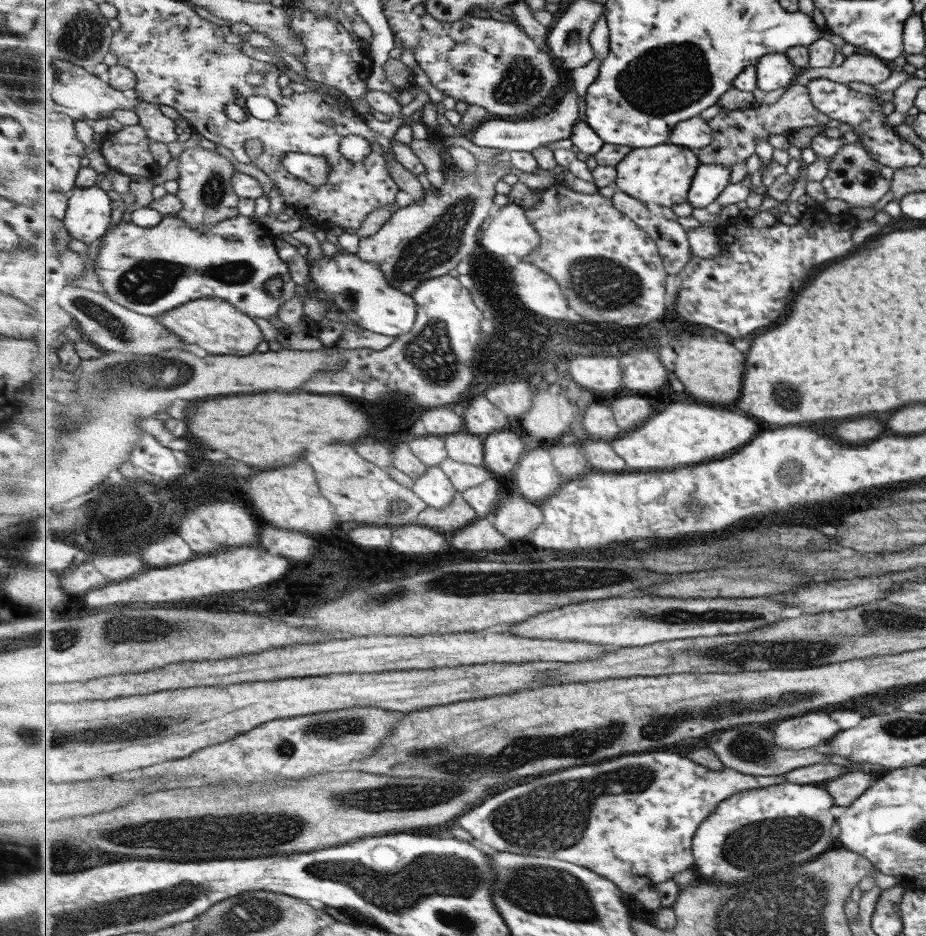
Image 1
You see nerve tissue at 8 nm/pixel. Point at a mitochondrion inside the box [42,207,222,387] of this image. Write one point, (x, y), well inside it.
(122, 331)

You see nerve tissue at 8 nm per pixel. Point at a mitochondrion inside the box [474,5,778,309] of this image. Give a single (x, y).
(668, 78)

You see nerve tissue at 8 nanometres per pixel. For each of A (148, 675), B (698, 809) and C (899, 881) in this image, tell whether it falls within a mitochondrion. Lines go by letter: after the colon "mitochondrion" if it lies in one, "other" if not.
A: other
B: other
C: other

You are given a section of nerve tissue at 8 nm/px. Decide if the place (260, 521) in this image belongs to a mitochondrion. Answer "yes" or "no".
no

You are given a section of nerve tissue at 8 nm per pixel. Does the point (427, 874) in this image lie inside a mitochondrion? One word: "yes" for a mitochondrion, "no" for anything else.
yes

